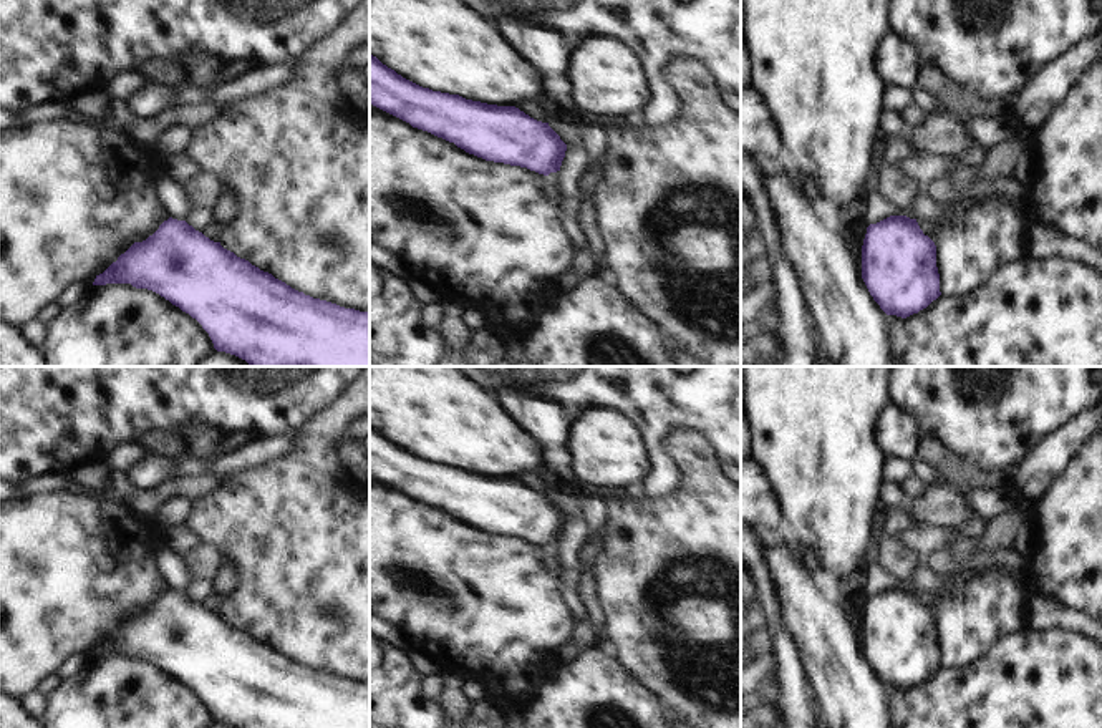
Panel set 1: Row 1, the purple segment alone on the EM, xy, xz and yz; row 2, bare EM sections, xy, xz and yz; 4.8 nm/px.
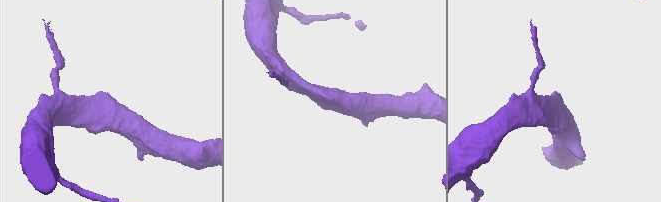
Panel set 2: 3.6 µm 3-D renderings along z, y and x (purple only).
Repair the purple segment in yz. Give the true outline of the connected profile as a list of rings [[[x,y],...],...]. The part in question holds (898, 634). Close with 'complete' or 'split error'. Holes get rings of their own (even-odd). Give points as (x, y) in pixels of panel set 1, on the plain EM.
[[[906,587],[870,595],[862,617],[862,650],[887,687],[918,685],[941,667],[936,617]]]; complete

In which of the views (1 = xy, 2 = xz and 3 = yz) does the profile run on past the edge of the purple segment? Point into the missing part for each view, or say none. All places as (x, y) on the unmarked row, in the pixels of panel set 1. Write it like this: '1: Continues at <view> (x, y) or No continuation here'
1: No continuation here
2: No continuation here
3: No continuation here.

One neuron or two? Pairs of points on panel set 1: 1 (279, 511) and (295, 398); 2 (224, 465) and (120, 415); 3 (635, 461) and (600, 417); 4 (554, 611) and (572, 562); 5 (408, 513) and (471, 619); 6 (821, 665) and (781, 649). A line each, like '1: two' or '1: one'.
1: two
2: two
3: one
4: two
5: one
6: two

